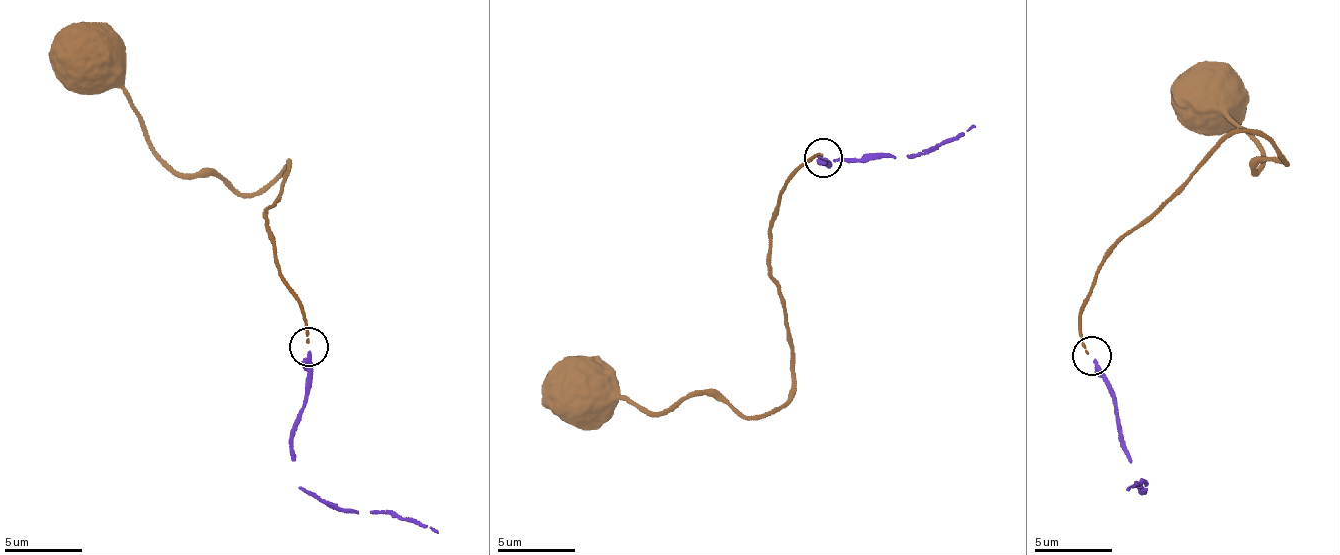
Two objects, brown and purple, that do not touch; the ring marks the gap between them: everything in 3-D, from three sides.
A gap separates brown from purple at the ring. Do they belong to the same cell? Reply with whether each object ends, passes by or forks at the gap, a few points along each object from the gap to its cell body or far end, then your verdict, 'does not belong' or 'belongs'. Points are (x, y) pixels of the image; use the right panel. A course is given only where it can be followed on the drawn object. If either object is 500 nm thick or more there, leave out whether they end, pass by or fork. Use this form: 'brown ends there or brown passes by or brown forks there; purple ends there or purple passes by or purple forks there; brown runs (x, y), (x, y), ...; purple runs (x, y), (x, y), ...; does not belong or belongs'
brown ends there; purple ends there; brown runs (1086, 353), (1081, 306), (1102, 256), (1232, 135), (1263, 132), (1285, 166), (1255, 172), (1256, 138), (1202, 99); purple runs (1094, 359), (1110, 396), (1136, 484), (1144, 493), (1149, 481), (1138, 482), (1128, 491); belongs

